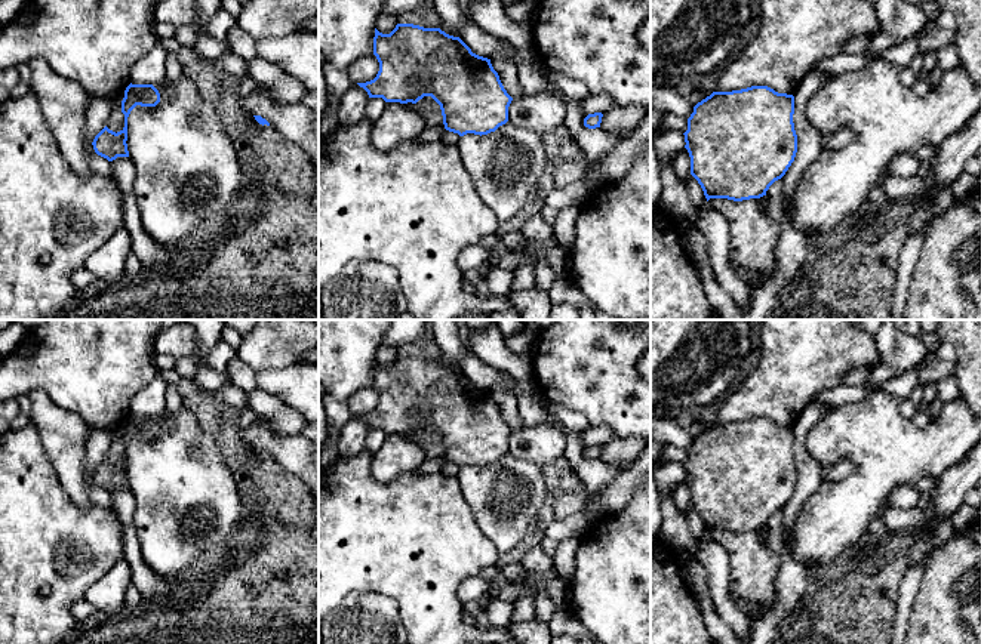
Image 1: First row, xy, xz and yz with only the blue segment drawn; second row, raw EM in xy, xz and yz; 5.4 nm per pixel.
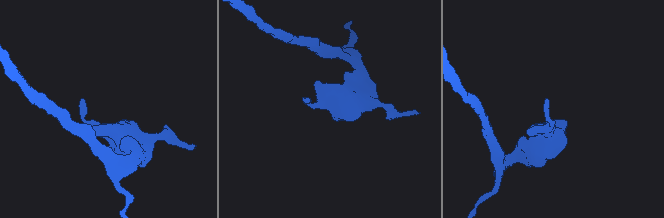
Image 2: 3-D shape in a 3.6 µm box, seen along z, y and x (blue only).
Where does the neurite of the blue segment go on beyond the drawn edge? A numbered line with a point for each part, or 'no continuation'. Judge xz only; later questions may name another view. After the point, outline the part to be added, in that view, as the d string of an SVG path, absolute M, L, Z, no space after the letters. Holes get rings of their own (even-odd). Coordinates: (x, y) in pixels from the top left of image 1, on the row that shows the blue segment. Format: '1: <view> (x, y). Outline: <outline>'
no continuation

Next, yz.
no continuation

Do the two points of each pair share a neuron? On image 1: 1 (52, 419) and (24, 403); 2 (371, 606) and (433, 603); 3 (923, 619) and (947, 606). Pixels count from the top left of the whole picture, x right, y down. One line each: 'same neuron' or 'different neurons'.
1: different neurons
2: different neurons
3: same neuron

